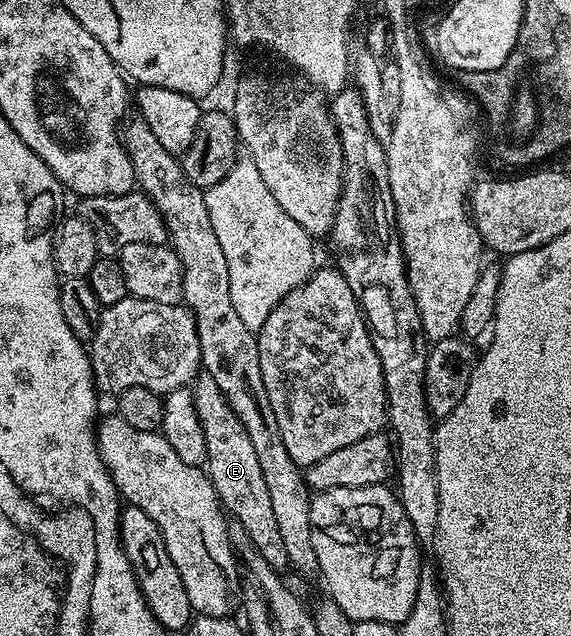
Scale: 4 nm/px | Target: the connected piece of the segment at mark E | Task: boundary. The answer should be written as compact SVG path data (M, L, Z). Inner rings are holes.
M198 374L191 390L195 413L199 413L203 437L207 441L207 474L217 494L217 500L245 530L249 542L265 558L267 565L271 565L275 572L288 572L290 565L287 548L283 546L275 508L271 505L270 495L267 494L267 485L263 482L263 472L259 469L251 437L247 437L247 429L243 429L243 421L235 417L235 409L231 409L227 397L223 397L223 393L215 385L215 381L211 381L209 375Z

